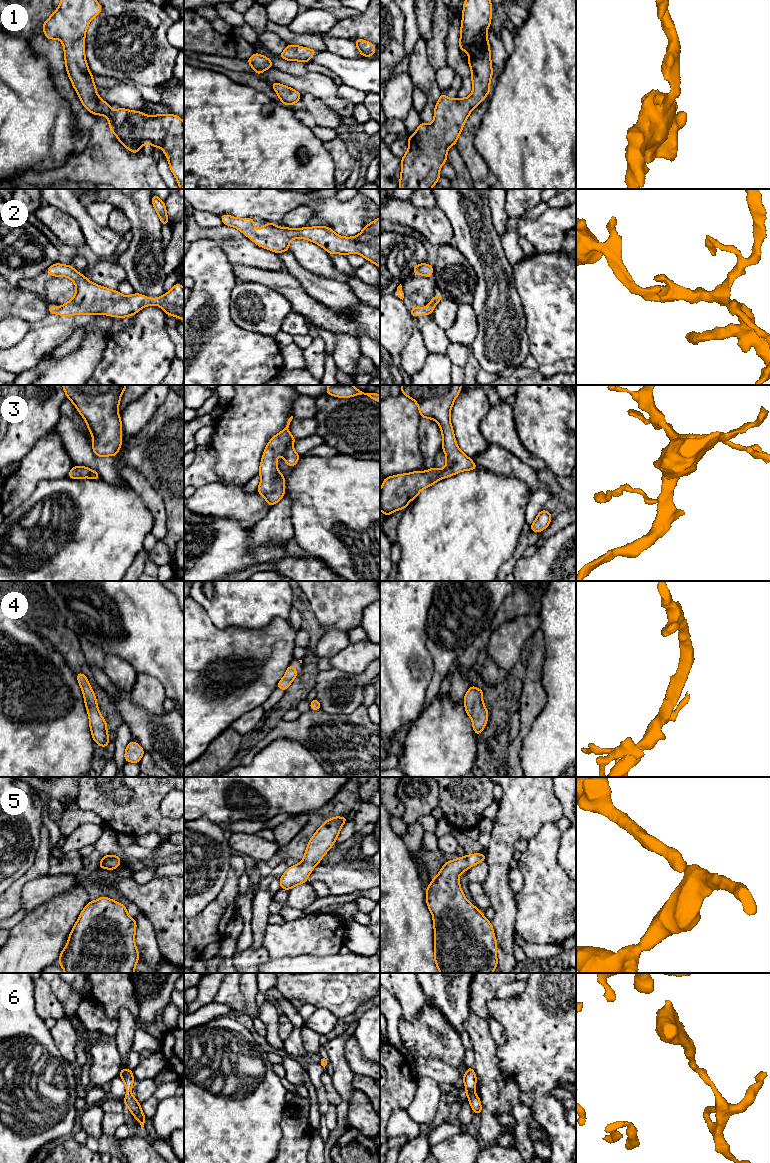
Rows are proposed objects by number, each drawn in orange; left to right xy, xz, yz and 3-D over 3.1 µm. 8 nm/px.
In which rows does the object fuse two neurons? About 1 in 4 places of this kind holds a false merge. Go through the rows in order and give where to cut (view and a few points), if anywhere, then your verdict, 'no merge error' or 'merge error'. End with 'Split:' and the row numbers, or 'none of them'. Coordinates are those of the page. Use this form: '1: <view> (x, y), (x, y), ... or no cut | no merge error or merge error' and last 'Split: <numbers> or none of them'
1: no cut | no merge error
2: no cut | no merge error
3: no cut | no merge error
4: no cut | no merge error
5: no cut | no merge error
6: no cut | no merge error
Split: none of them

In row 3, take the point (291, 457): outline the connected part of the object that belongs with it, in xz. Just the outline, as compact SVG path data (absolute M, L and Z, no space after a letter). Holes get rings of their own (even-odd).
M293 416L288 419L286 427L270 438L261 458L259 475L261 477L257 492L265 498L271 508L285 495L285 477L277 467L277 455L284 457L284 462L289 467L294 467L300 455L292 448L296 438L289 432L289 425Z

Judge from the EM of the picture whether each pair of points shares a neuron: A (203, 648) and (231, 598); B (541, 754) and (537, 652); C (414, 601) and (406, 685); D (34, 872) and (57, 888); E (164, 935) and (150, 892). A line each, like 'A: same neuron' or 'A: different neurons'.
A: different neurons
B: different neurons
C: same neuron
D: different neurons
E: same neuron

